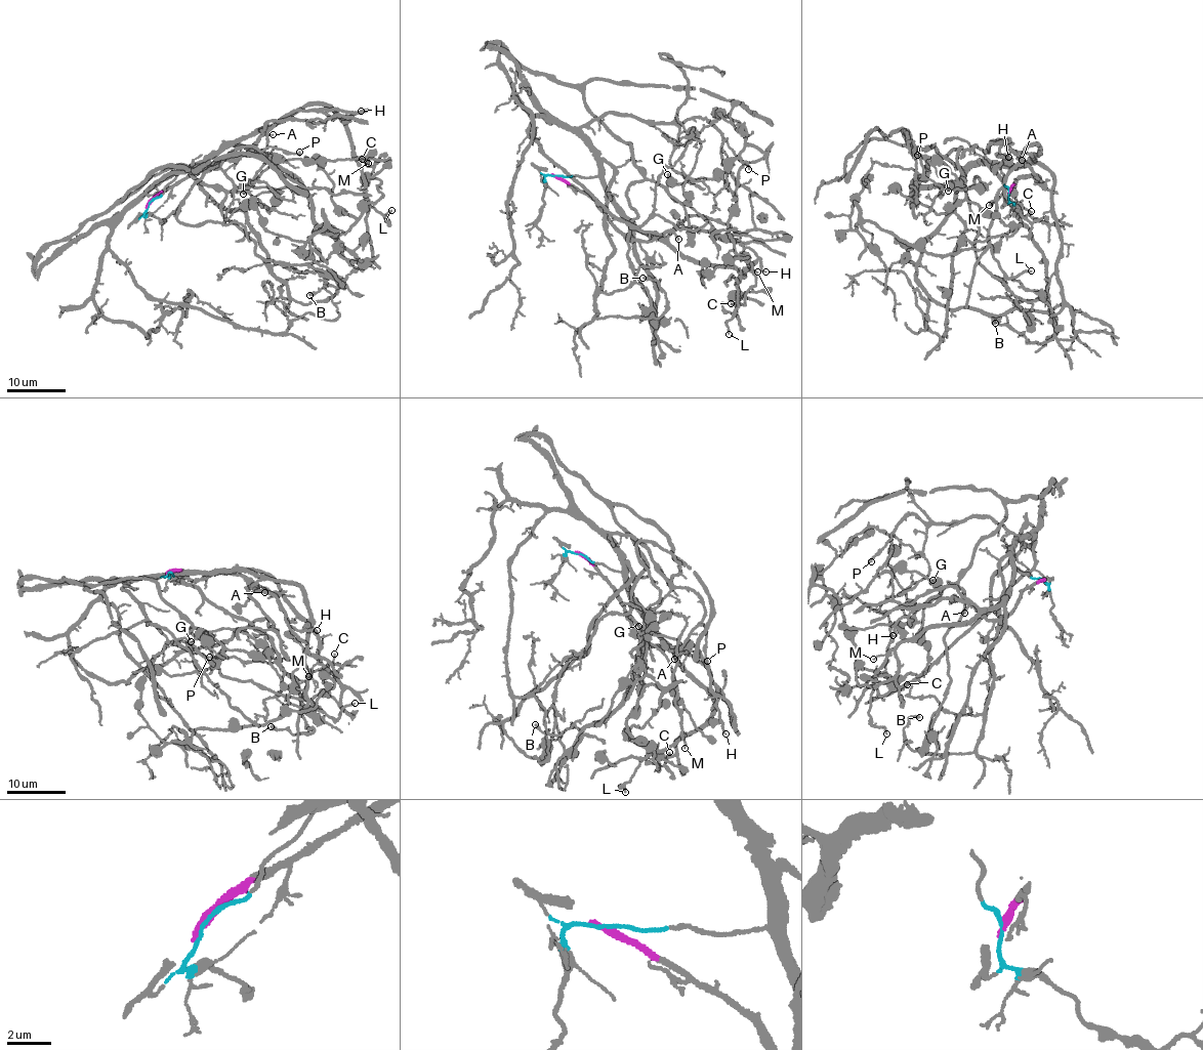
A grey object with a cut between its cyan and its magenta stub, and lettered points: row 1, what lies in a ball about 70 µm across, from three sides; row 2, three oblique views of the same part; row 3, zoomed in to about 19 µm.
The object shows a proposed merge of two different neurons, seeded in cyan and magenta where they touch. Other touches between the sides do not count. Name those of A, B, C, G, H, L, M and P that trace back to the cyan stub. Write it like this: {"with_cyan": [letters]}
{"with_cyan": ["B", "C", "G", "L", "M", "P"]}

